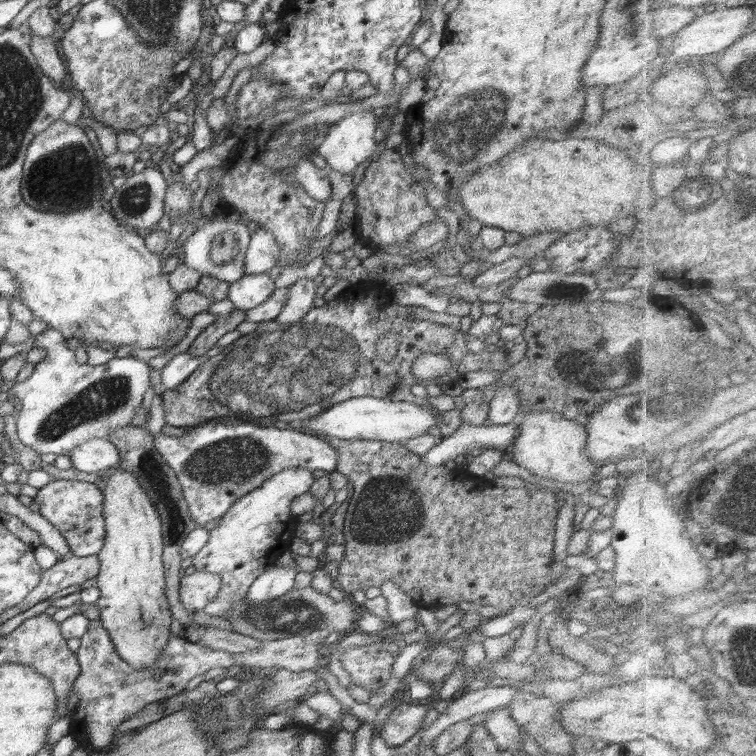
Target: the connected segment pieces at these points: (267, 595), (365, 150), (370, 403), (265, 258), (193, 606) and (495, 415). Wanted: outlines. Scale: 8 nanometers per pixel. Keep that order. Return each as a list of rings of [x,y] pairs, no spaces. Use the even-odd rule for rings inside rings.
[[[277,566],[267,568],[267,572],[260,574],[247,592],[249,606],[262,606],[264,603],[283,596],[294,588],[296,575],[301,572],[301,566]]]
[[[368,108],[368,110],[360,110],[354,114],[345,115],[340,122],[329,126],[324,141],[315,148],[314,152],[326,159],[328,171],[335,170],[343,175],[352,175],[360,164],[373,157],[377,145],[374,142],[374,134],[379,124],[374,110],[374,108]]]
[[[350,398],[332,405],[322,413],[300,421],[300,428],[308,428],[312,434],[334,436],[344,440],[370,439],[382,442],[404,443],[431,432],[440,419],[440,412],[433,413],[432,406],[396,401],[390,398]]]
[[[255,229],[244,256],[244,275],[269,273],[278,264],[282,246],[272,232]]]
[[[194,572],[181,579],[180,601],[187,610],[196,612],[211,605],[220,593],[222,578],[210,572]]]
[[[512,383],[502,385],[495,391],[488,411],[490,425],[510,424],[519,415],[520,403],[516,387]]]

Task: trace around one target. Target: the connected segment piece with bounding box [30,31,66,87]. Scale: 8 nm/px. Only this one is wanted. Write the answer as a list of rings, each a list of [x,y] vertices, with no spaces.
[[[31,31],[30,48],[36,57],[38,66],[44,71],[47,77],[52,79],[56,87],[62,85],[62,78],[66,75],[64,62],[58,55],[56,41],[52,37],[42,37]]]

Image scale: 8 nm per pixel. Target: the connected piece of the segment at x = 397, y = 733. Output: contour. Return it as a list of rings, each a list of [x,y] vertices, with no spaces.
[[[426,702],[398,704],[390,712],[388,720],[384,722],[384,727],[378,735],[379,739],[384,740],[392,748],[405,747],[410,738],[420,732],[425,722],[427,710]]]

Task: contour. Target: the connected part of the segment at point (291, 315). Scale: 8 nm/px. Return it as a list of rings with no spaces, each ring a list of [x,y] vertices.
[[[310,278],[299,279],[290,285],[288,301],[275,321],[284,325],[301,322],[304,315],[313,307],[316,288],[316,282]]]

